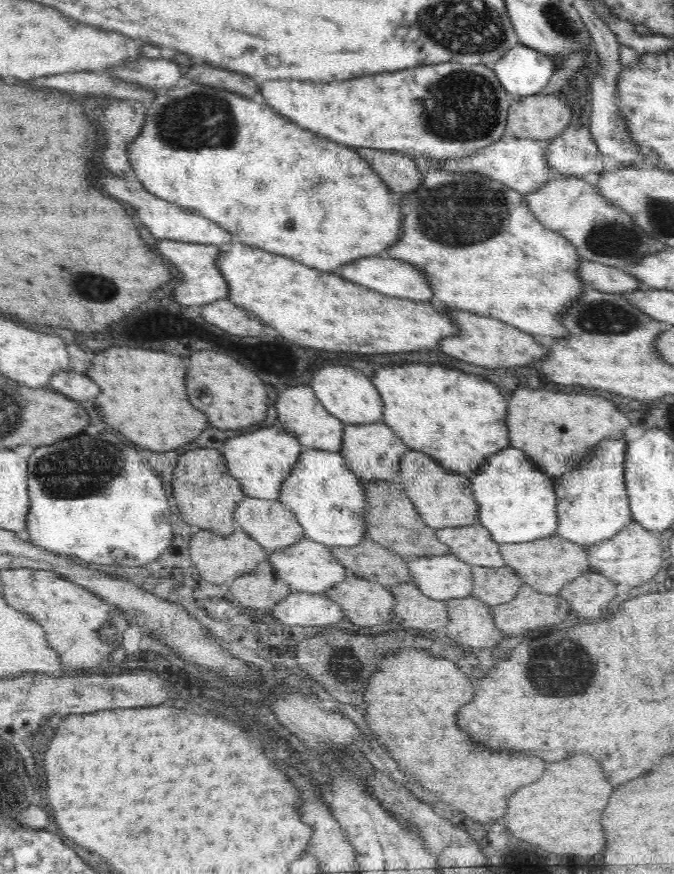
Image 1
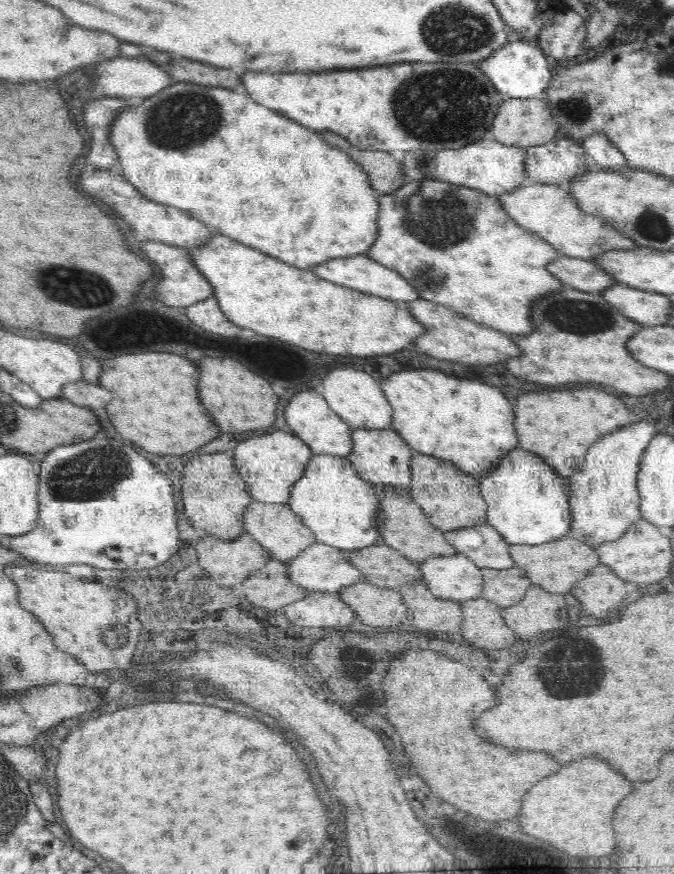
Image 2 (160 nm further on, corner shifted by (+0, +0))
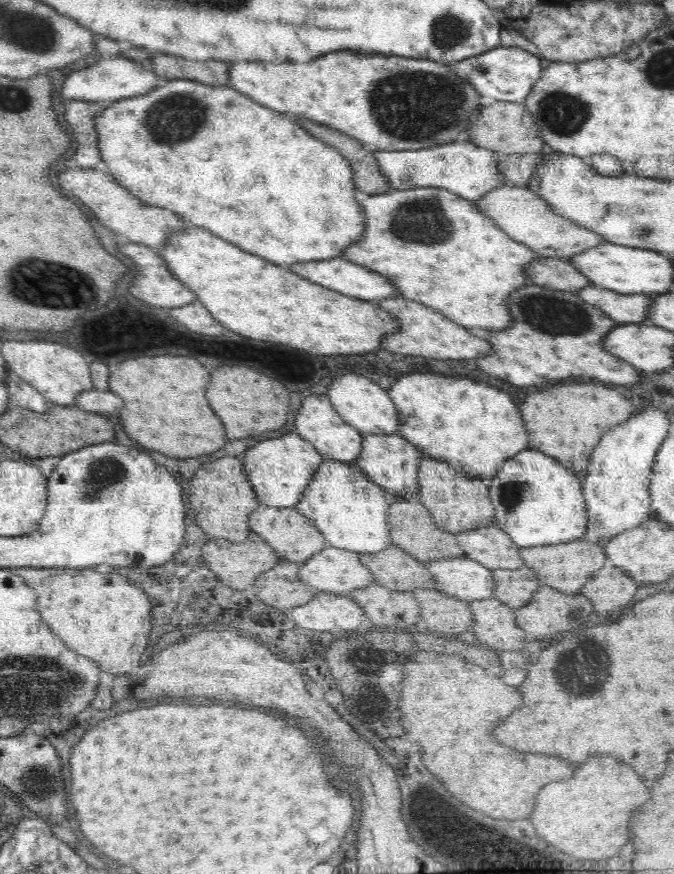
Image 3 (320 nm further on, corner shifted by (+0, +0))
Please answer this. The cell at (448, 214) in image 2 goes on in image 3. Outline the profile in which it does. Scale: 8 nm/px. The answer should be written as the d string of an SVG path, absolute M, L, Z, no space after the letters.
M418 187L404 190L390 189L388 192L377 195L362 196L360 203L365 218L364 234L355 243L349 244L349 246L339 254L340 257L348 262L352 262L352 264L359 264L367 268L370 272L379 272L382 276L391 280L392 284L395 284L395 289L399 293L399 296L423 304L428 308L434 308L434 310L440 312L440 315L444 315L446 318L453 320L456 324L466 329L481 333L484 331L490 332L490 330L504 330L504 328L510 326L510 312L508 312L508 308L506 308L506 298L512 296L512 291L522 288L524 285L530 285L529 280L527 280L527 274L525 274L525 268L532 261L536 260L536 258L539 258L531 248L512 240L510 236L495 225L495 222L492 222L485 216L484 212L480 212L479 208L475 207L472 200L464 200L461 196L449 190L444 190L443 188Z

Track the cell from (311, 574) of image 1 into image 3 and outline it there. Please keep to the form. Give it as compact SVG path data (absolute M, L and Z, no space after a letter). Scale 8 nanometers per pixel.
M330 546L301 564L298 579L318 591L337 595L346 595L375 582L372 572L360 561L359 553Z

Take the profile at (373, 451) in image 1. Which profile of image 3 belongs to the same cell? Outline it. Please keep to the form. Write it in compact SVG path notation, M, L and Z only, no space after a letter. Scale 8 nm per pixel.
M374 434L363 436L362 452L355 462L368 479L385 490L392 501L412 502L413 504L413 502L420 502L418 468L423 457L424 454L420 453L402 435Z

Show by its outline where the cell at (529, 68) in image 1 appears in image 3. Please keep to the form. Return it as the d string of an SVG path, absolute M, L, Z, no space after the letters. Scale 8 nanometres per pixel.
M502 47L488 50L470 59L455 61L451 71L476 88L476 92L486 101L521 101L531 92L534 83L544 70L545 61L520 47Z

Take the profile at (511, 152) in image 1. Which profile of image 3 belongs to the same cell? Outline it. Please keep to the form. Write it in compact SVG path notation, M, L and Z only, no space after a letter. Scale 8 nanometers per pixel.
M454 141L416 150L375 151L373 155L379 169L386 175L389 188L394 190L436 187L449 190L464 200L477 201L494 187L505 184L499 173L501 155L470 141Z

